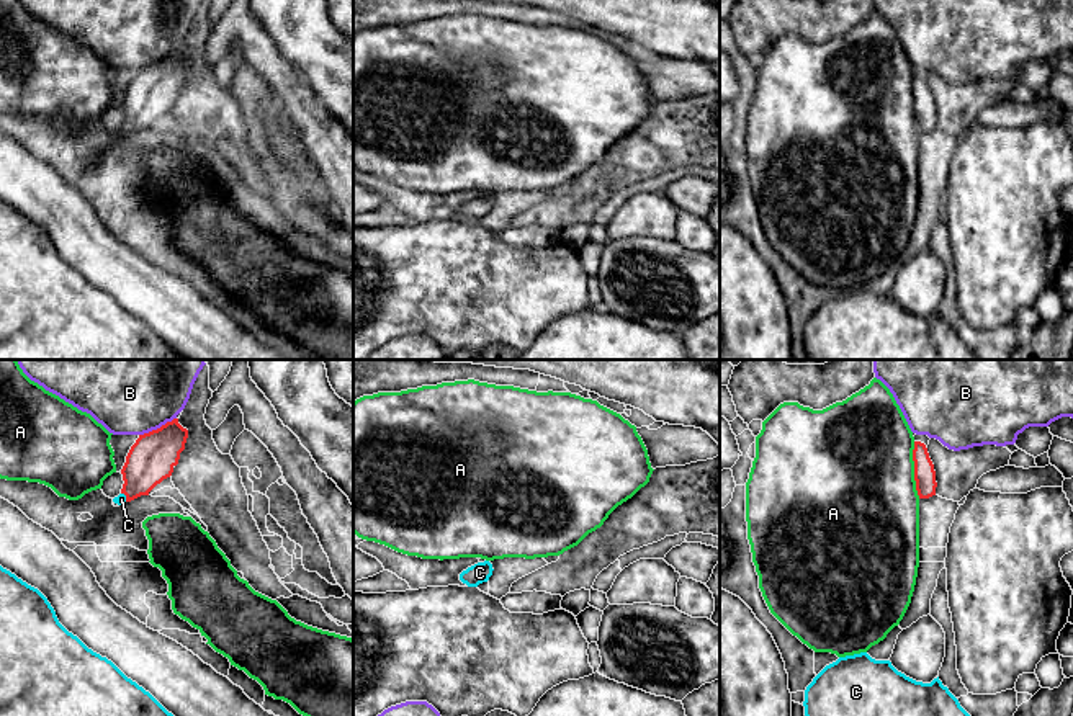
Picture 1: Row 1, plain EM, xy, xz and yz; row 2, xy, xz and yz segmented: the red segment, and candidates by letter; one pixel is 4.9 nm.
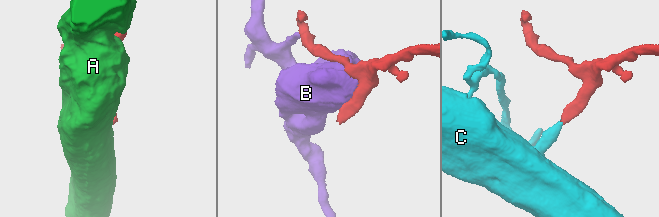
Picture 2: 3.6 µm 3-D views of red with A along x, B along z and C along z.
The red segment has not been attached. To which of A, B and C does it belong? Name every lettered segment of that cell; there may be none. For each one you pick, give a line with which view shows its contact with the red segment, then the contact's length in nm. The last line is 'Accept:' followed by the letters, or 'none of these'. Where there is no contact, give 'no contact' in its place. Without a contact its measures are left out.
C: xy | 50 nm
Accept: C

